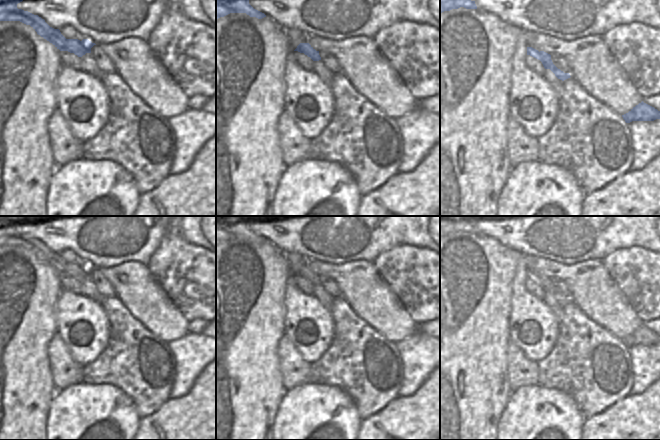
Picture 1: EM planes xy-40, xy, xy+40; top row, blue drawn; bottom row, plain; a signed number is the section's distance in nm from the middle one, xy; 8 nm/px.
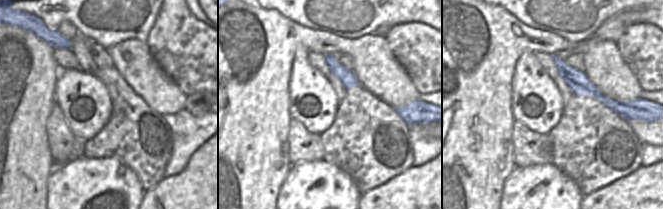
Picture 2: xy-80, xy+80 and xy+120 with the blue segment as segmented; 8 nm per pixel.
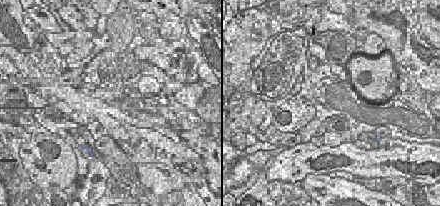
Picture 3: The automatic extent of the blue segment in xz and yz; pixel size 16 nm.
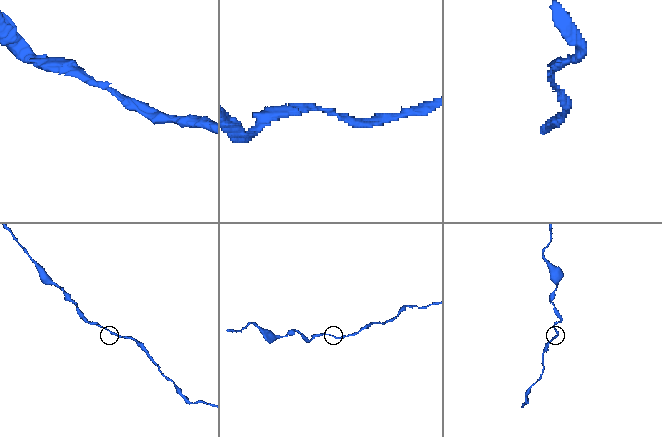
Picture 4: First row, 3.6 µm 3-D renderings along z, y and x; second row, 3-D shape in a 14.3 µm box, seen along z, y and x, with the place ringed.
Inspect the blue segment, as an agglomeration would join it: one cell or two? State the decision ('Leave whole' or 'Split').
Leave whole

